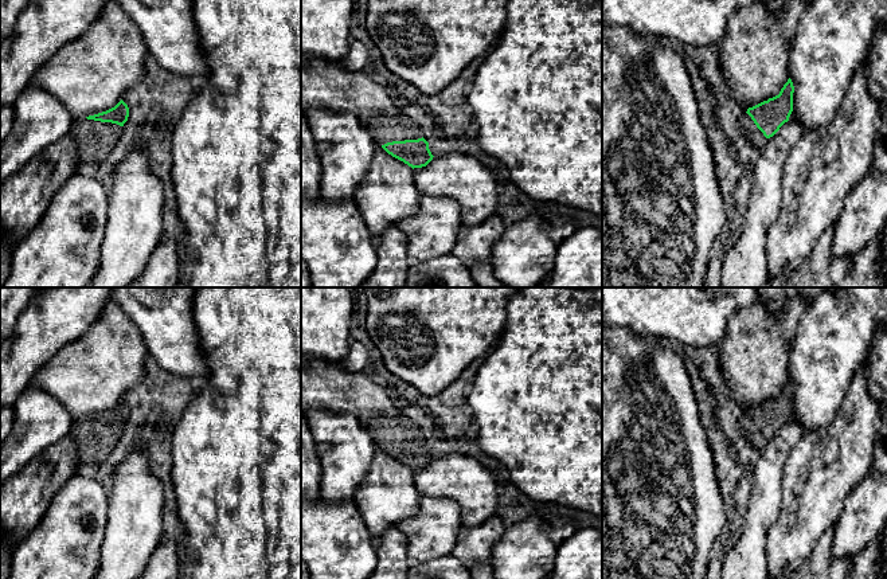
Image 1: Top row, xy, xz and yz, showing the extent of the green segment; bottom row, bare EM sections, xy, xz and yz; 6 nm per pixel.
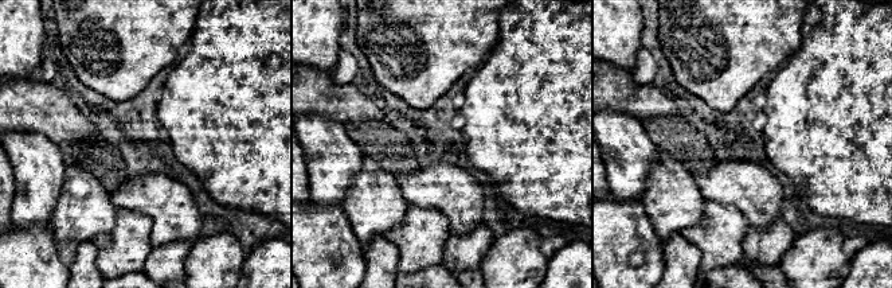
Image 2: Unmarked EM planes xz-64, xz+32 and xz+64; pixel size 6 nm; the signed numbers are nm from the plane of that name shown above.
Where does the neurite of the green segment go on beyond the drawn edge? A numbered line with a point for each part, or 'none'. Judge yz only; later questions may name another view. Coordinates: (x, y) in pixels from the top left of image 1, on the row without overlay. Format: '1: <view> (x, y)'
1: yz (747, 427)

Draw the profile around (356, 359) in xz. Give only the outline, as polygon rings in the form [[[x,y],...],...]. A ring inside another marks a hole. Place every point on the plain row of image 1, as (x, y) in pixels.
[[[351,340],[349,351],[343,360],[343,368],[348,372],[360,372],[368,361],[368,352],[360,341]]]

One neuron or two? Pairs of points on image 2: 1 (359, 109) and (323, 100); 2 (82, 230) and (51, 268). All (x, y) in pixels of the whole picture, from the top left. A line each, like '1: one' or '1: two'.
1: one
2: two

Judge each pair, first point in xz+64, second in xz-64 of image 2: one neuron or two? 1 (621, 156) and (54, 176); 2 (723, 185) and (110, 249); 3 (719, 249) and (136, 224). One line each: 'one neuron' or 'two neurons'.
1: one neuron
2: two neurons
3: one neuron

